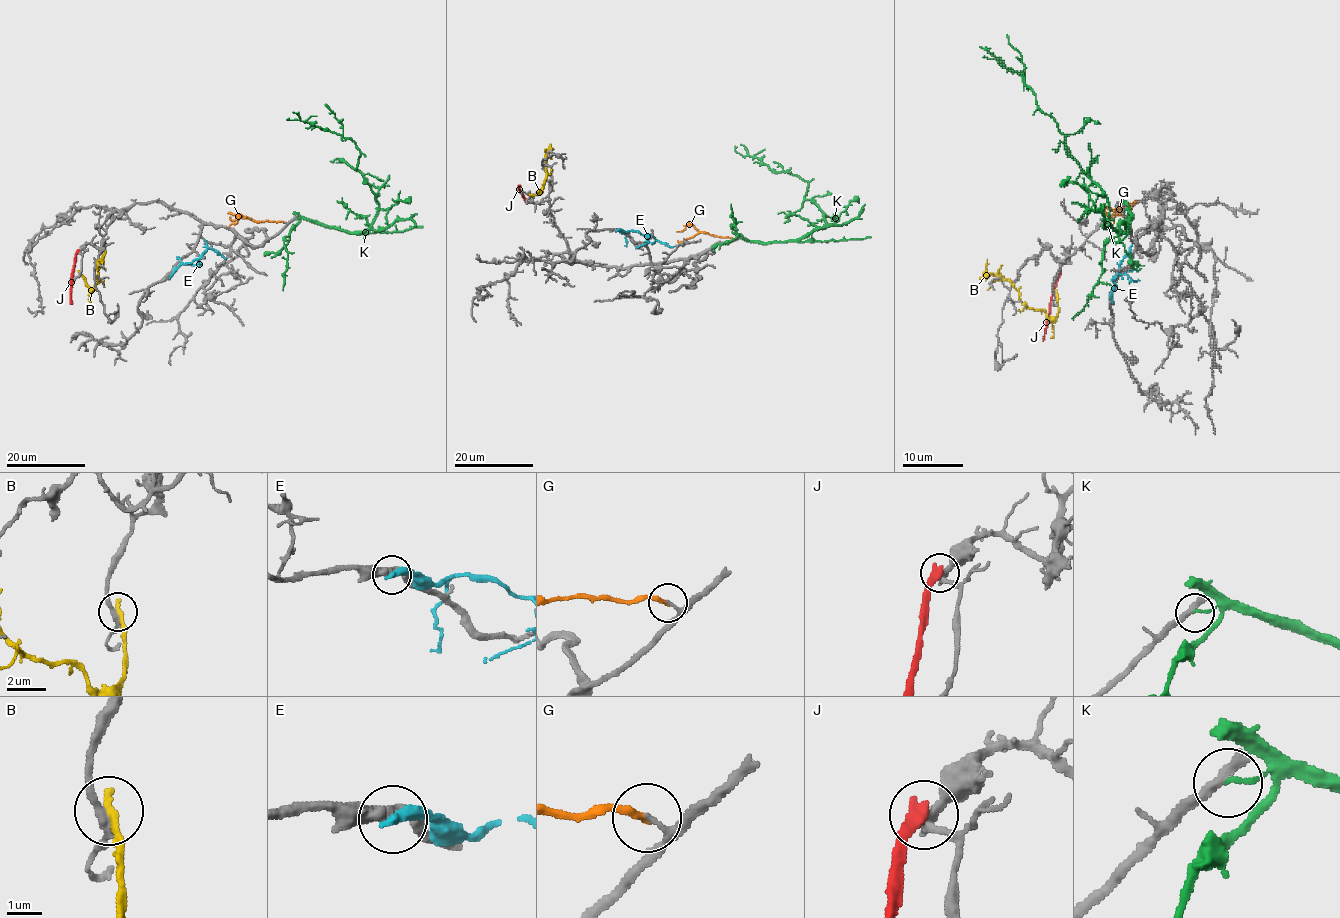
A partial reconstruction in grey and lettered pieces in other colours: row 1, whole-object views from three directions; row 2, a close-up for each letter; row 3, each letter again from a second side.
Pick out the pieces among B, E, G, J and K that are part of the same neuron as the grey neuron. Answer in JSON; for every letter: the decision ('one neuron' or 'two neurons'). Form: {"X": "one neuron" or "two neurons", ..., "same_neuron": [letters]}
{"B": "two neurons", "E": "two neurons", "G": "two neurons", "J": "two neurons", "K": "two neurons", "same_neuron": []}

